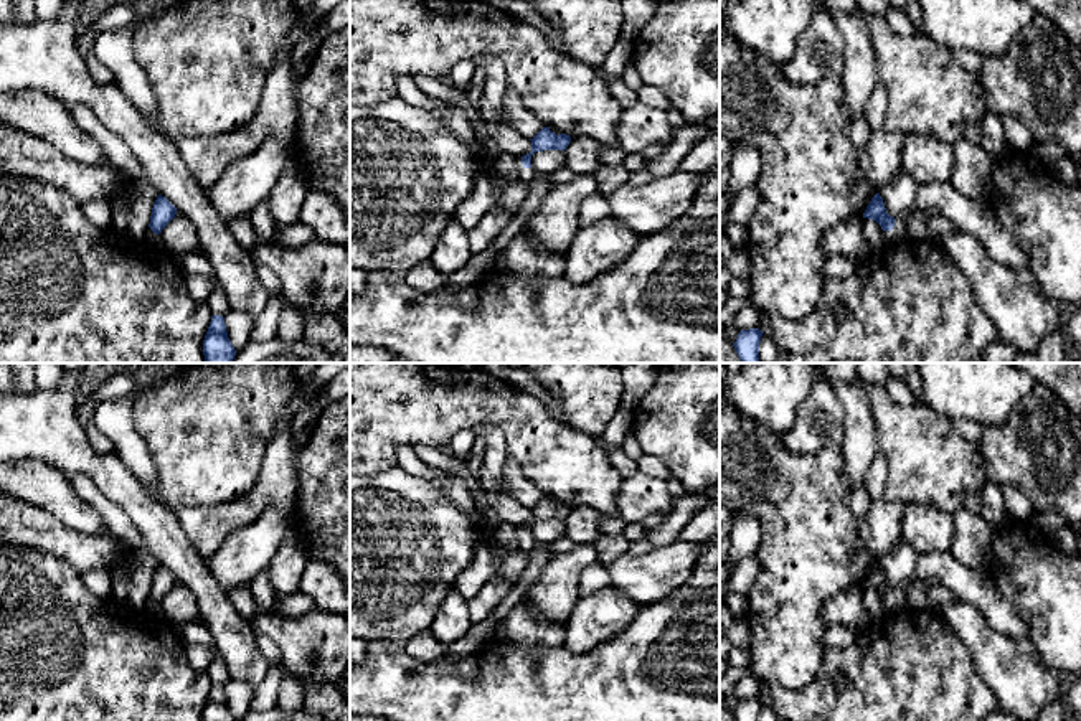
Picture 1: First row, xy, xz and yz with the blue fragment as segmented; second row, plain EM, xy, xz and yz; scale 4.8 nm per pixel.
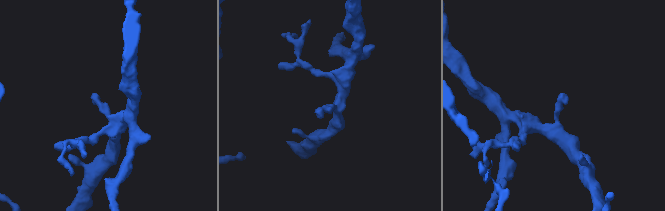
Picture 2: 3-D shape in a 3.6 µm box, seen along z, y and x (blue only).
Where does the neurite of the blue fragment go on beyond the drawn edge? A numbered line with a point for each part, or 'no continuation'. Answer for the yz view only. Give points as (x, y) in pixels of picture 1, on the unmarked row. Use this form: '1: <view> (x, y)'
1: yz (900, 601)

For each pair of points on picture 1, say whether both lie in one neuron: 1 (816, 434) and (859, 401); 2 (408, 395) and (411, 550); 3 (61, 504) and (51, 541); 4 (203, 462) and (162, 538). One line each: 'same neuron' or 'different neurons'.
1: different neurons
2: different neurons
3: different neurons
4: different neurons

